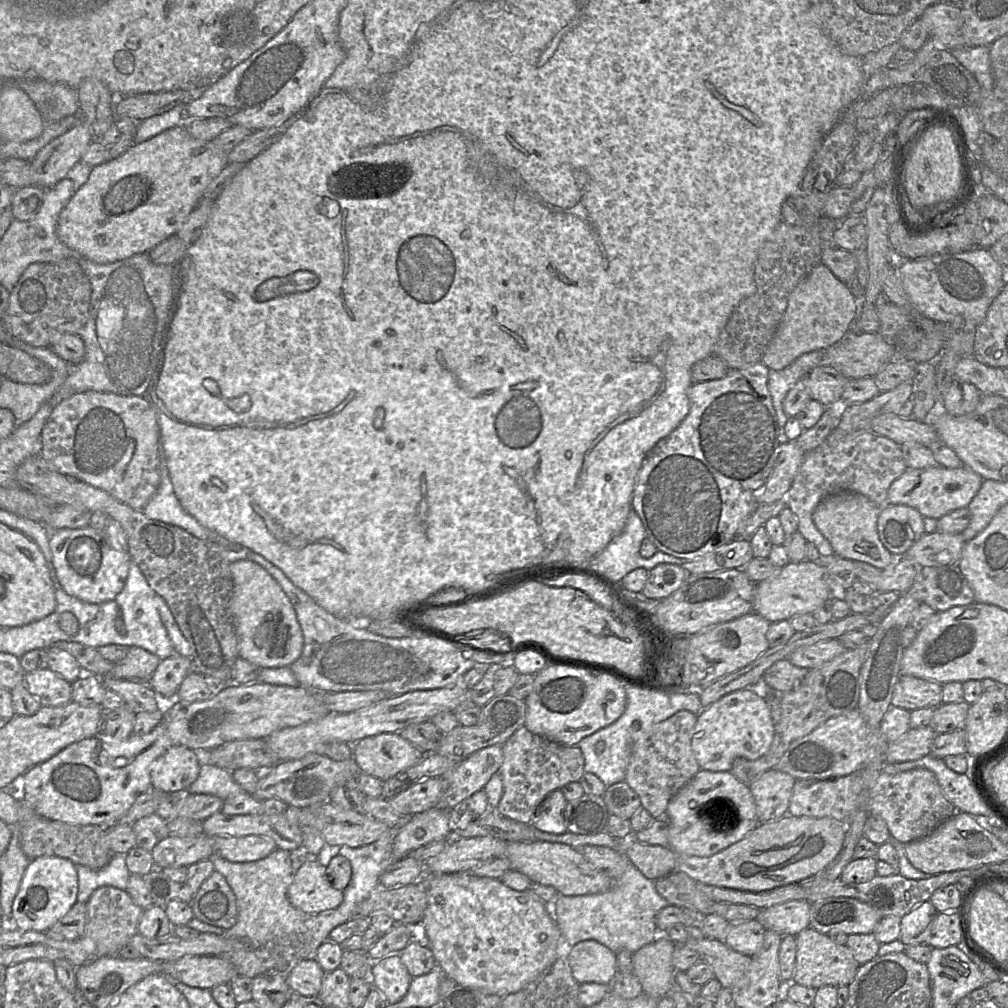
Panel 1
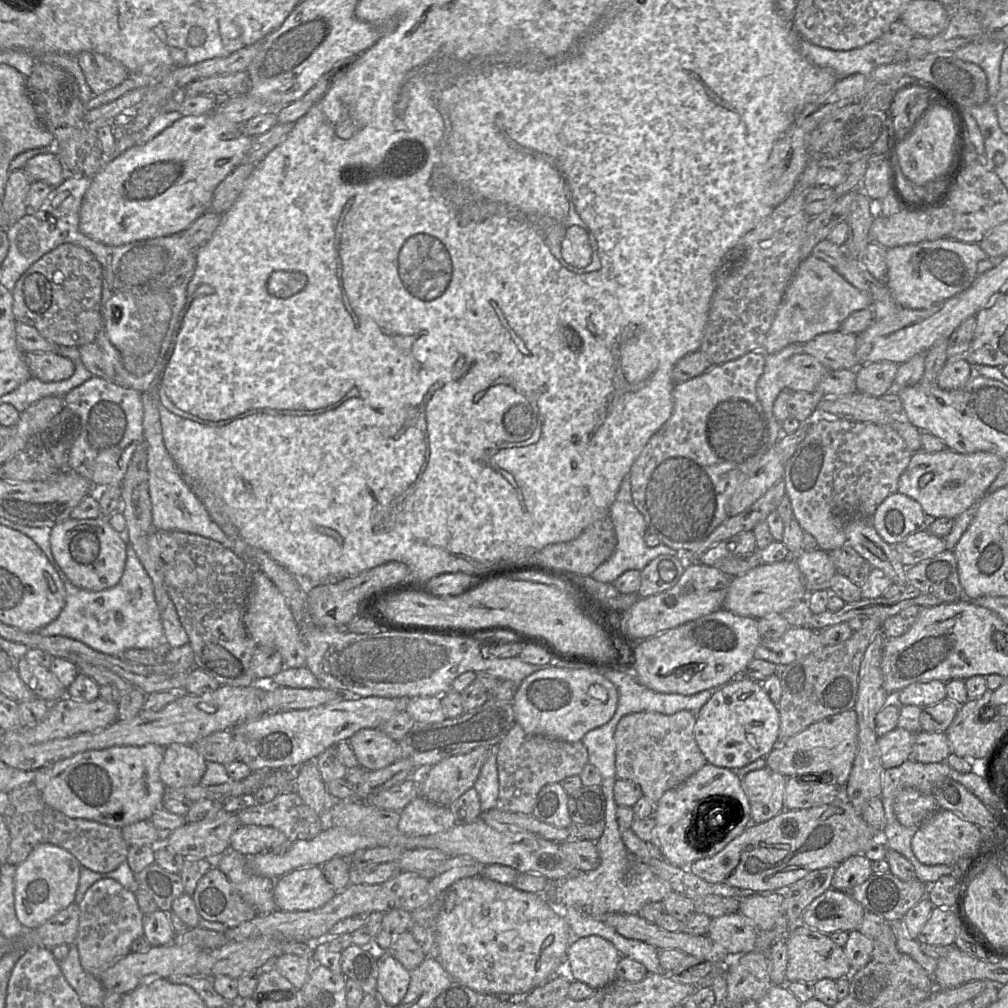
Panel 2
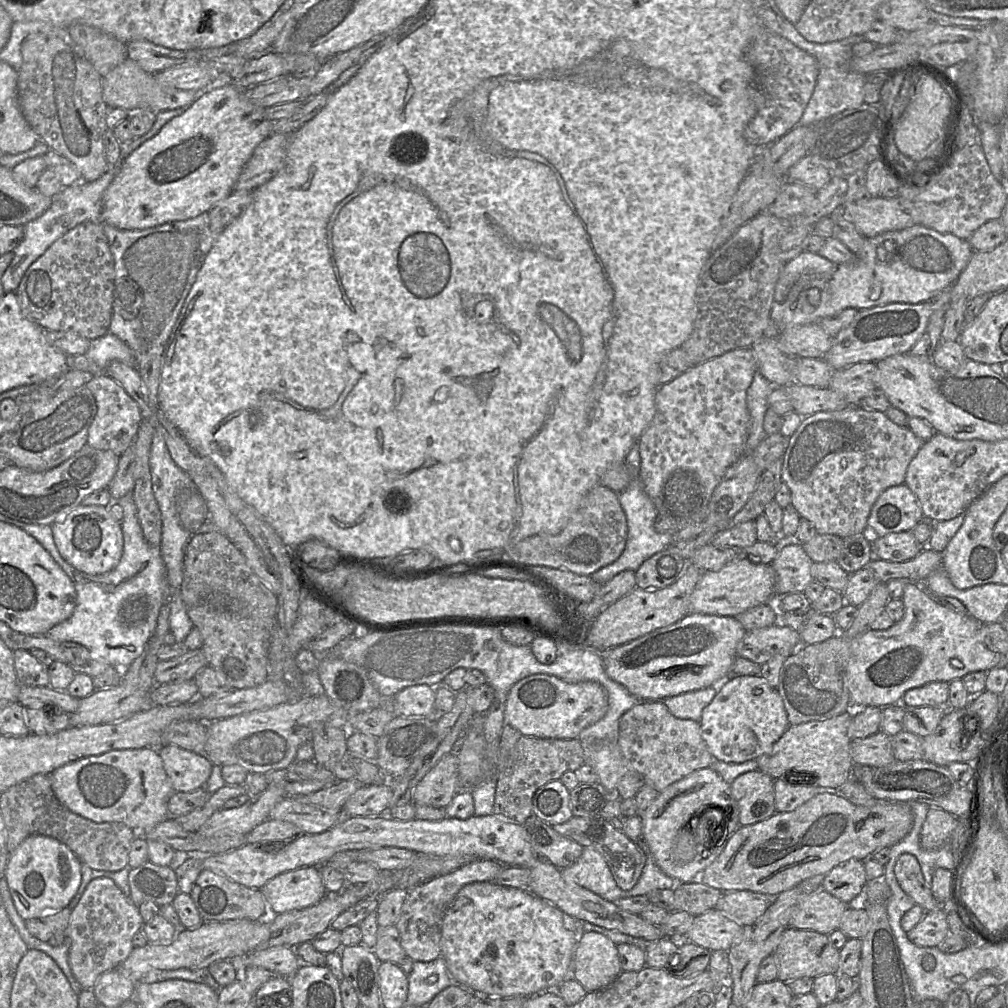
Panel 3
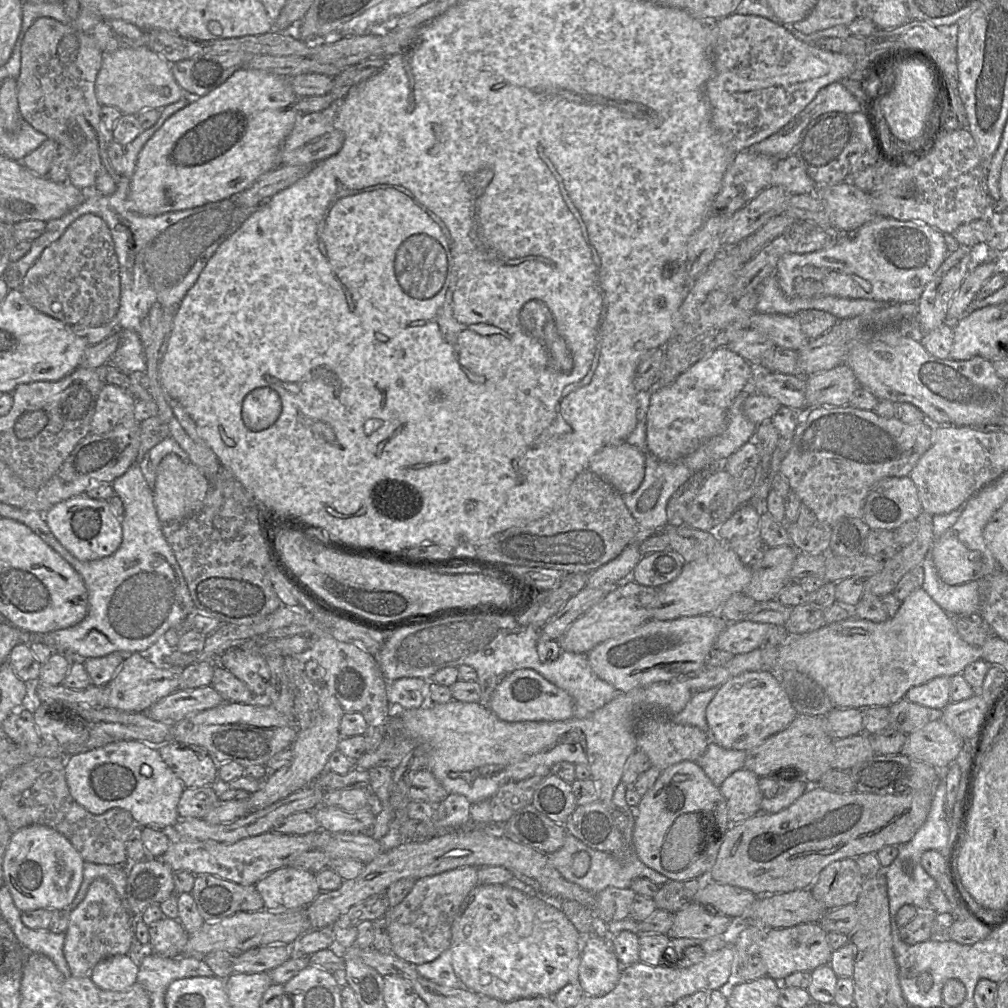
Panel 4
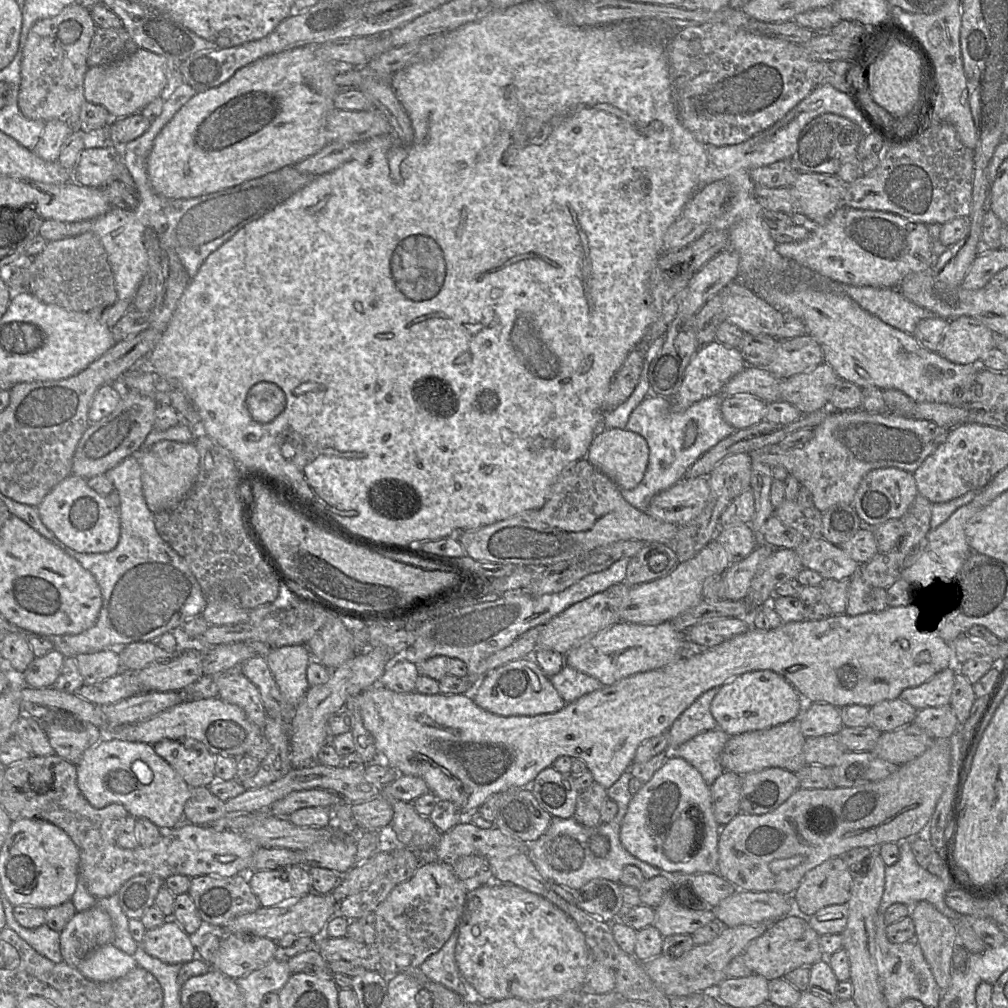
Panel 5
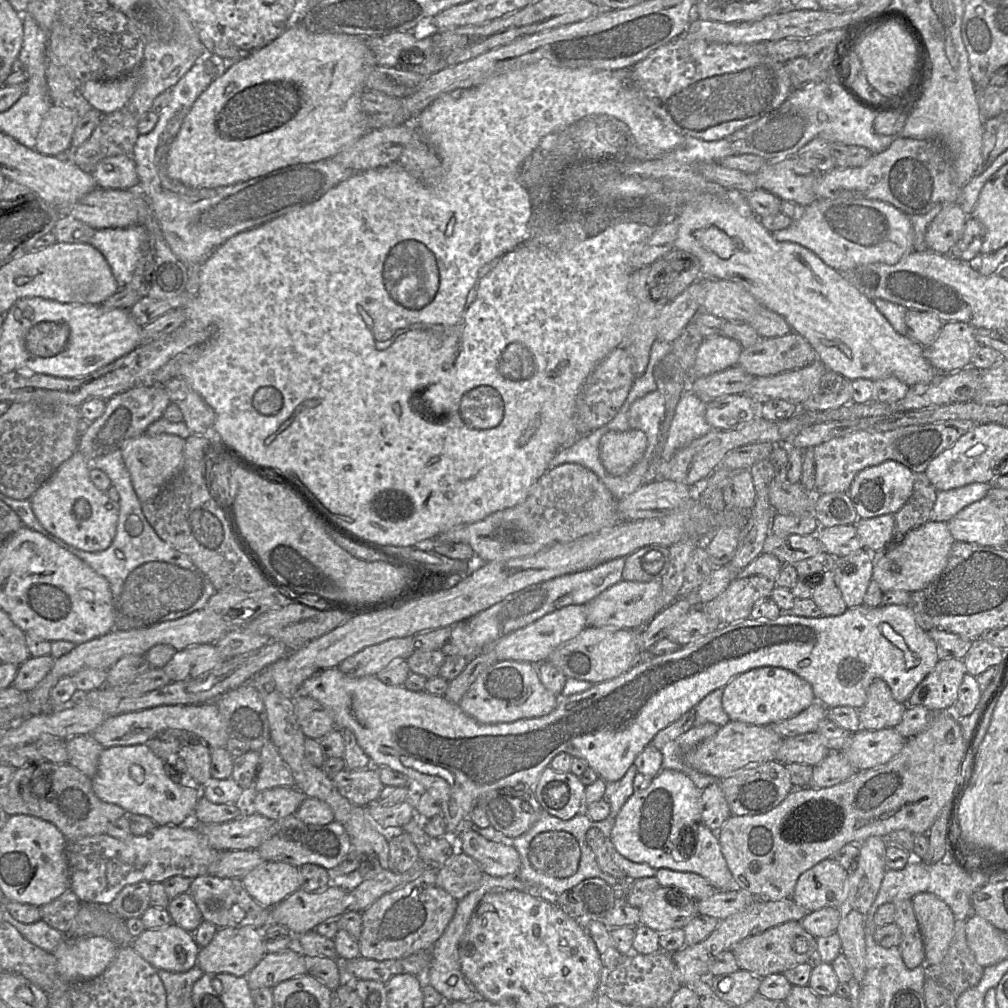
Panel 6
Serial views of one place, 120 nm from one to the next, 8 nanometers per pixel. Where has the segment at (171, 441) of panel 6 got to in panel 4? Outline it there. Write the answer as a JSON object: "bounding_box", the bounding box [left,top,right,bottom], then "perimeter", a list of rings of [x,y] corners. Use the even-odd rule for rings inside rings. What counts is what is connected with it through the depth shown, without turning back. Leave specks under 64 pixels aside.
{"bounding_box":[153,453,208,524],"perimeter":[[[174,453],[167,454],[159,463],[153,487],[153,499],[157,516],[162,524],[180,522],[198,512],[208,490],[208,480],[191,462],[183,461]]]}

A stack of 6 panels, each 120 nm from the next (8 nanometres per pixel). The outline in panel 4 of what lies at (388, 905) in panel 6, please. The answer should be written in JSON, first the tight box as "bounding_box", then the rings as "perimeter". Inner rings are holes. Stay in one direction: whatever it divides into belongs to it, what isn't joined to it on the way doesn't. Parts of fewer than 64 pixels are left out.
{"bounding_box":[384,866,478,965],"perimeter":[[[474,866],[460,867],[415,880],[407,896],[396,906],[390,907],[384,915],[392,953],[413,965],[435,960],[449,948],[454,917],[477,885],[478,867]]]}

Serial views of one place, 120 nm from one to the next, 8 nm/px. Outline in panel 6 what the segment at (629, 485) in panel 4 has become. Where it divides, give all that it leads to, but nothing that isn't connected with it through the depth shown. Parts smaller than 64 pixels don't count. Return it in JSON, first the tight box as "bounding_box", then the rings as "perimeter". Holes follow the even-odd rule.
{"bounding_box":[599,429,647,476],"perimeter":[[[638,429],[608,431],[599,446],[599,457],[605,470],[612,476],[628,473],[643,457],[647,437]]]}

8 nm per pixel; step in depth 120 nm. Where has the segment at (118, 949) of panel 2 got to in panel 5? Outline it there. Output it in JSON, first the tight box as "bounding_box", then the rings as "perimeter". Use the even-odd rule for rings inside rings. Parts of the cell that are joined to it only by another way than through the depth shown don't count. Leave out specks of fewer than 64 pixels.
{"bounding_box":[60,907,115,967],"perimeter":[[[101,907],[77,912],[60,933],[63,960],[72,967],[97,948],[113,944],[115,929],[109,913]]]}

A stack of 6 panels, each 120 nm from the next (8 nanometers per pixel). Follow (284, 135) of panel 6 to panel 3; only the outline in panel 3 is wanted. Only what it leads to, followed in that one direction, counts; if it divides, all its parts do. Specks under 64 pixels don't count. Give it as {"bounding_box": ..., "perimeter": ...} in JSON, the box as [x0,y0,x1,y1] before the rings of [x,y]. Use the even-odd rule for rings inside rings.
{"bounding_box":[102,84,273,230],"perimeter":[[[234,84],[211,86],[180,116],[166,123],[151,139],[126,157],[104,192],[102,221],[121,230],[143,230],[195,218],[227,198],[256,147],[272,134],[273,121]]]}

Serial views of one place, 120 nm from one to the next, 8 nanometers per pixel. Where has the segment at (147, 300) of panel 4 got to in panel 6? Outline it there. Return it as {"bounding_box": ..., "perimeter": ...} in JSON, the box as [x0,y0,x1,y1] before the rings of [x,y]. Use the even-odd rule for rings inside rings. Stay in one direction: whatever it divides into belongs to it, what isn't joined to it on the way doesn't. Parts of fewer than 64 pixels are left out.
{"bounding_box":[89,54,357,288],"perimeter":[[[206,54],[198,60],[172,87],[171,100],[159,114],[156,126],[138,137],[132,151],[138,185],[150,198],[171,250],[188,266],[200,266],[229,238],[316,201],[357,173],[328,158],[288,165],[245,182],[217,188],[193,188],[172,179],[167,171],[170,146],[197,98],[226,70],[226,62],[222,58]],[[133,225],[126,228],[97,229],[89,243],[99,249],[105,256],[118,282],[119,288],[121,288],[130,284],[134,272],[145,254],[146,241],[146,230],[141,225]]]}

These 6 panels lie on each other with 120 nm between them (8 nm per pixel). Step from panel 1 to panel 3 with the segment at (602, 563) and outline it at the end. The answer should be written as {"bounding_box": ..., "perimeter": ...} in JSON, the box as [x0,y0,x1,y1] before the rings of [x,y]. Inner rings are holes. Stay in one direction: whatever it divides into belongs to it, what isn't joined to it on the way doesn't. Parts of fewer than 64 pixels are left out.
{"bounding_box":[590,441,675,584],"perimeter":[[[639,441],[631,448],[626,456],[625,465],[630,474],[630,483],[628,487],[621,493],[617,493],[619,502],[627,519],[627,541],[621,556],[613,563],[602,567],[594,572],[590,577],[598,584],[604,584],[614,578],[622,571],[630,570],[636,572],[644,561],[652,557],[654,554],[668,549],[668,546],[674,541],[673,534],[675,529],[670,529],[665,533],[658,533],[655,530],[655,520],[658,516],[657,509],[651,499],[644,491],[643,484],[639,477],[640,471],[640,454]]]}

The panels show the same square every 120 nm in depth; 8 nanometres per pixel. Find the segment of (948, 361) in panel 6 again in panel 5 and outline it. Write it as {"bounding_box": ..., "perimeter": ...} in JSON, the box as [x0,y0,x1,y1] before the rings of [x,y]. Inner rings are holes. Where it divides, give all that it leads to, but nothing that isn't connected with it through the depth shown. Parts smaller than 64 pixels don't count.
{"bounding_box":[937,316,995,364],"perimeter":[[[960,316],[949,321],[937,353],[955,364],[980,363],[983,356],[995,347],[995,335],[979,319]]]}

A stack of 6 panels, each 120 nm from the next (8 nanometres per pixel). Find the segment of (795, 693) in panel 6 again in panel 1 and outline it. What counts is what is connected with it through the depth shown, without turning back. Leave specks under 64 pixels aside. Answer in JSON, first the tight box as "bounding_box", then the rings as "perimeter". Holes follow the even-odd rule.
{"bounding_box":[691,688,775,772],"perimeter":[[[745,688],[731,692],[697,715],[691,748],[700,769],[712,772],[730,771],[737,758],[756,760],[770,748],[775,727],[767,700],[762,692]]]}

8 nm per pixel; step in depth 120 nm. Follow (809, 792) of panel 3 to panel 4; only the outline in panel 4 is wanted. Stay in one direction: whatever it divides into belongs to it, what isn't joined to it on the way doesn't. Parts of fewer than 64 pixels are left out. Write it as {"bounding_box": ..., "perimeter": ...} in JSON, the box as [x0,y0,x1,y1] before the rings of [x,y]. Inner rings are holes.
{"bounding_box":[759,770,810,813],"perimeter":[[[779,770],[774,775],[759,777],[761,812],[778,813],[789,807],[810,788],[806,781],[791,778],[783,772]]]}

